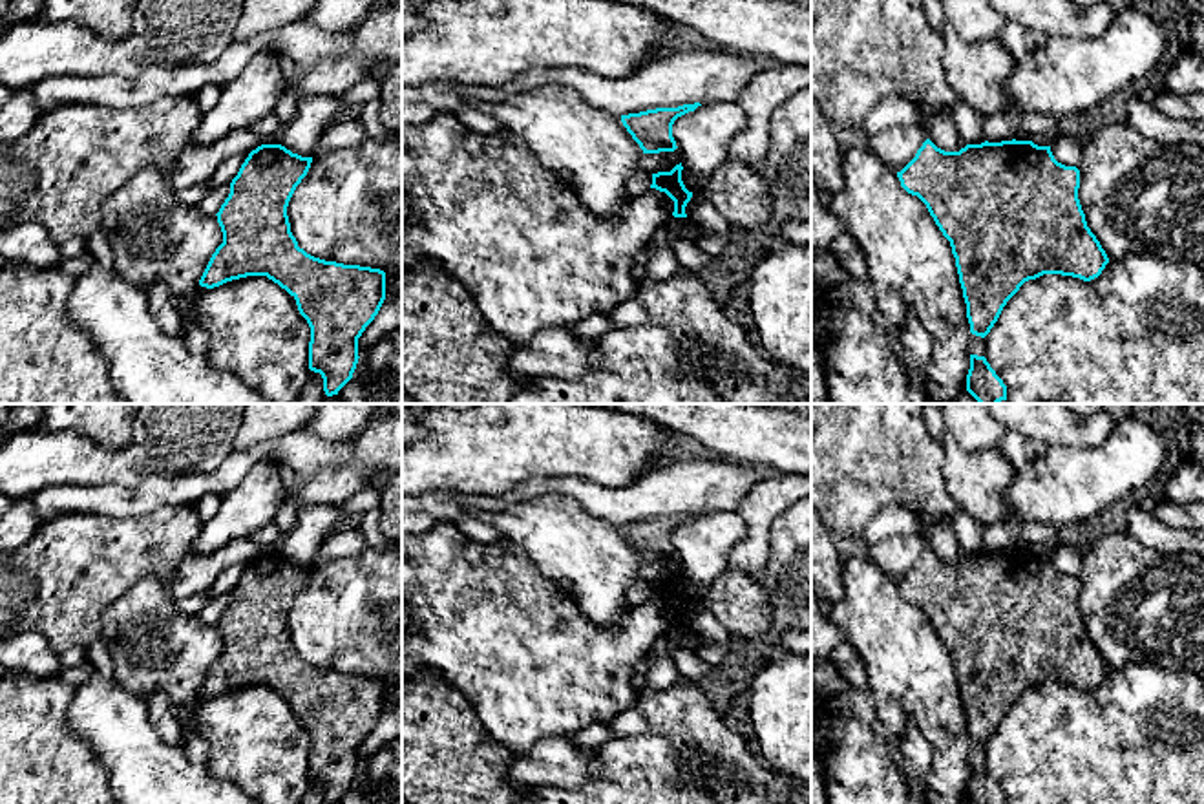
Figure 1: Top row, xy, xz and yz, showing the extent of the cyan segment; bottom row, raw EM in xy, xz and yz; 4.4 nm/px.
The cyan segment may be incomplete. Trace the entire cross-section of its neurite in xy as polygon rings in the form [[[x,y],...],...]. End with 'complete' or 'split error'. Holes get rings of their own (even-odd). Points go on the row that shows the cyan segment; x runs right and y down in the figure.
[[[261,144],[248,153],[230,183],[217,223],[223,243],[212,254],[199,285],[206,289],[247,276],[267,276],[285,289],[311,327],[309,369],[323,378],[327,397],[353,378],[358,364],[358,338],[385,300],[385,272],[380,269],[325,261],[298,247],[287,216],[289,201],[307,175],[312,157],[292,153],[281,144]]]; complete

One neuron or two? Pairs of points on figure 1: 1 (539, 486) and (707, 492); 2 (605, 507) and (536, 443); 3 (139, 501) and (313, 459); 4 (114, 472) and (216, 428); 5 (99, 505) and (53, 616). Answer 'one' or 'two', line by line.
1: one
2: two
3: one
4: one
5: two

